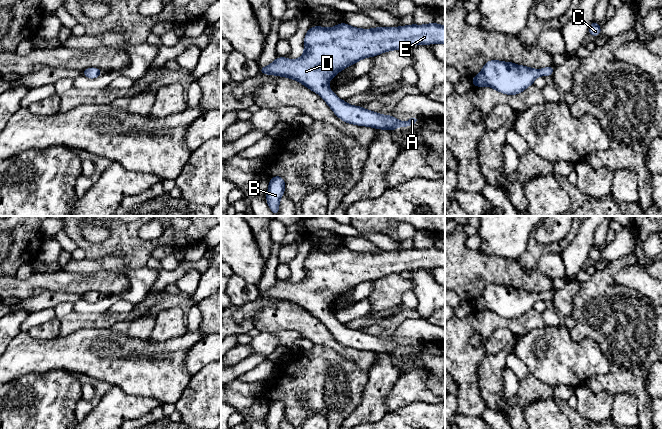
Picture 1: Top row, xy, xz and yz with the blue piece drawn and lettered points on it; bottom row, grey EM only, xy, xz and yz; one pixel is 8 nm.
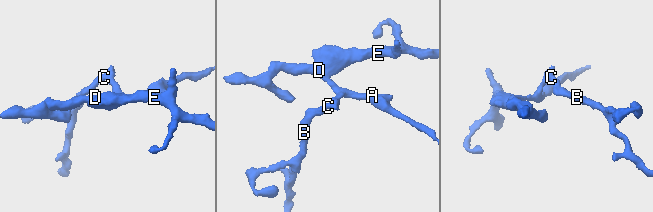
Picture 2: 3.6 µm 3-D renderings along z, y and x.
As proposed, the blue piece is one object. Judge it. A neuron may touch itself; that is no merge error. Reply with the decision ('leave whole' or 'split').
leave whole

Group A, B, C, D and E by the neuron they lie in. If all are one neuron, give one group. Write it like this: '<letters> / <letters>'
A B C D E

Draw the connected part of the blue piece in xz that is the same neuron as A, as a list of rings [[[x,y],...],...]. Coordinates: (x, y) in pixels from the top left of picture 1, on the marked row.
[[[344,22],[333,28],[311,26],[305,35],[304,54],[300,58],[291,60],[285,57],[277,57],[267,67],[260,67],[259,74],[287,77],[302,83],[305,87],[319,94],[335,115],[346,123],[388,131],[396,130],[399,126],[405,129],[414,125],[417,119],[411,118],[402,123],[401,120],[390,115],[380,115],[360,106],[349,105],[338,98],[327,85],[338,72],[366,57],[375,57],[380,53],[400,50],[403,47],[412,47],[418,44],[437,43],[445,44],[445,26],[435,22],[426,25],[412,24],[402,27],[379,26],[374,29],[354,28]]]

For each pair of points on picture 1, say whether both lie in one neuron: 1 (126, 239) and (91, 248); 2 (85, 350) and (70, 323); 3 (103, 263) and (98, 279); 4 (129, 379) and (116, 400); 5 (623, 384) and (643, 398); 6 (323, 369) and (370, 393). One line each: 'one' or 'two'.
1: one
2: two
3: two
4: two
5: one
6: two

